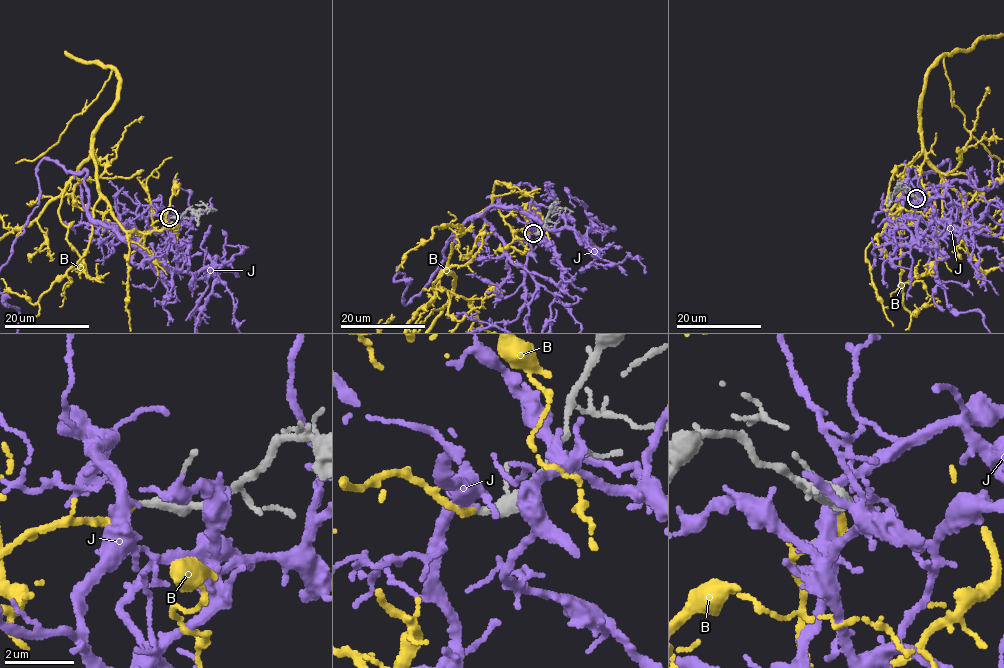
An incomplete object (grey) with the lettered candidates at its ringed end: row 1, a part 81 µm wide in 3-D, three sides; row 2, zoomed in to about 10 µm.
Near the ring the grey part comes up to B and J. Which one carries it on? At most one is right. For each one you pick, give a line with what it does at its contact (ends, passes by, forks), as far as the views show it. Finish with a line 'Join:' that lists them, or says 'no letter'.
B: it ends
Join: B

